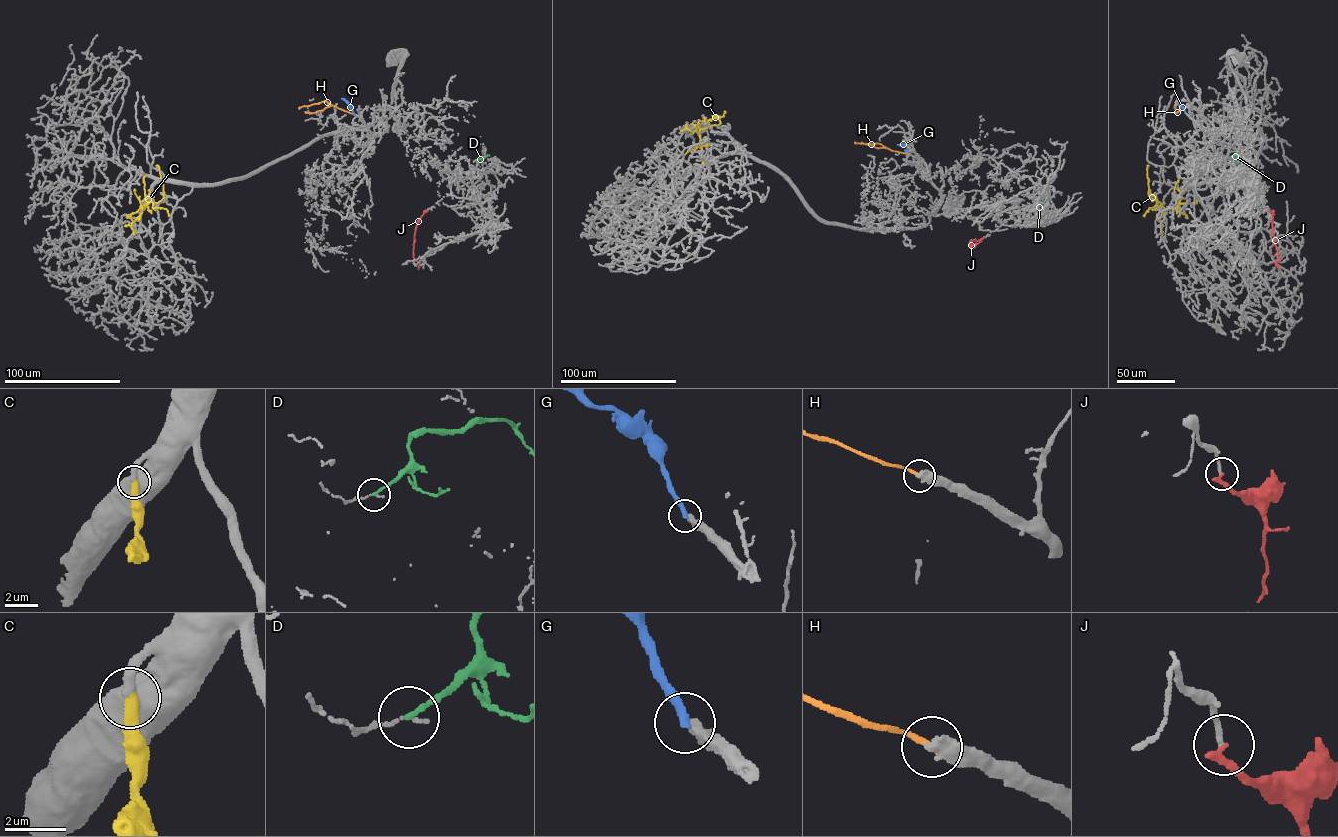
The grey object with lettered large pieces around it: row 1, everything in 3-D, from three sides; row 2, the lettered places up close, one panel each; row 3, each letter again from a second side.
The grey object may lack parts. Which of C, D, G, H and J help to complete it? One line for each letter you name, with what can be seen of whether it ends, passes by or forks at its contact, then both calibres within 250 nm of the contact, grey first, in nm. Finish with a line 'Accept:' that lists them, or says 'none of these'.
C: it ends there; 320 nm thick on the grey side, 400 nm on the other
Accept: C

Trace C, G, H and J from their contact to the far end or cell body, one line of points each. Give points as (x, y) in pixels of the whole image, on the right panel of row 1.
C: (1196, 198), (1195, 203), (1165, 208), (1148, 193), (1147, 165)
G: (1185, 113), (1176, 98)
H: (1186, 114), (1177, 101), (1174, 108)
J: (1269, 210), (1279, 260), (1275, 263), (1279, 269)

